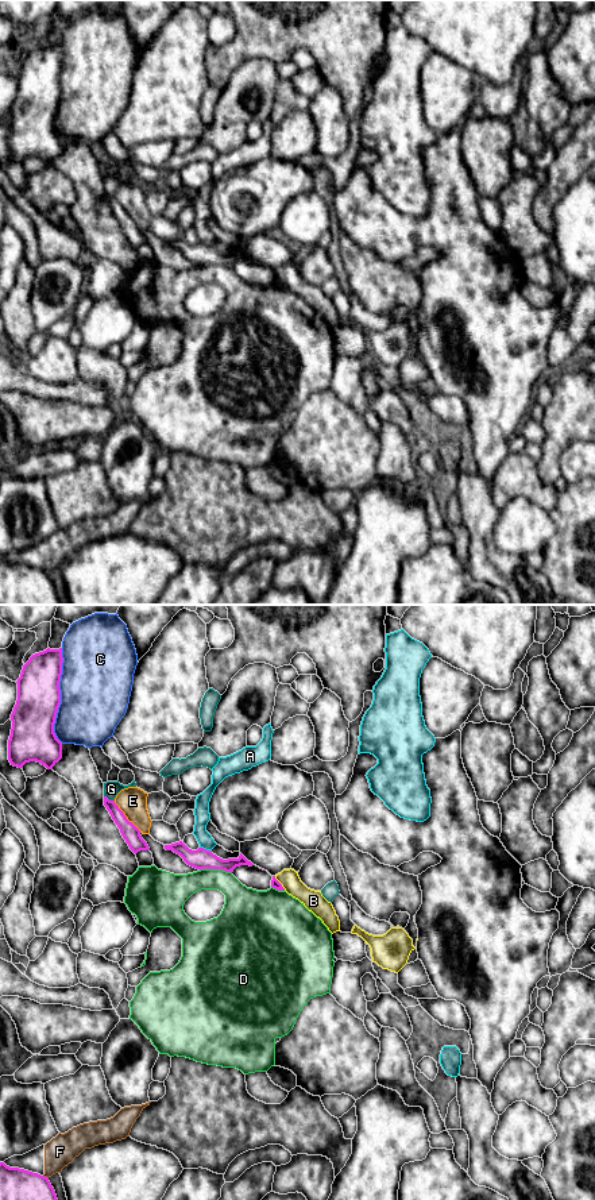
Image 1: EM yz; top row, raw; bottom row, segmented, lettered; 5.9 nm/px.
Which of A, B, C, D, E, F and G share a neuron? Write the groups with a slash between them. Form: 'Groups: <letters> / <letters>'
Groups: A / B / C / D / E / F / G

